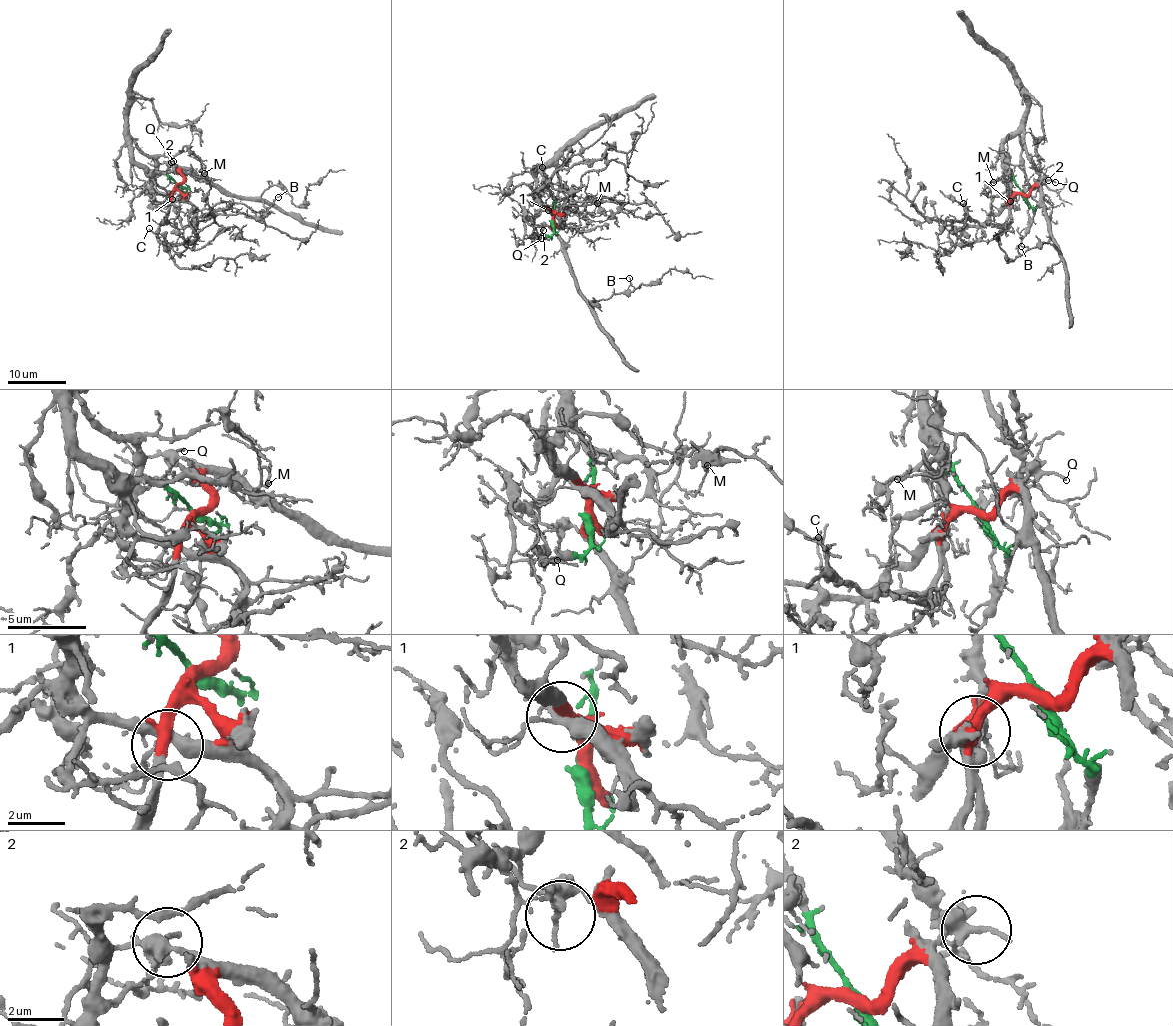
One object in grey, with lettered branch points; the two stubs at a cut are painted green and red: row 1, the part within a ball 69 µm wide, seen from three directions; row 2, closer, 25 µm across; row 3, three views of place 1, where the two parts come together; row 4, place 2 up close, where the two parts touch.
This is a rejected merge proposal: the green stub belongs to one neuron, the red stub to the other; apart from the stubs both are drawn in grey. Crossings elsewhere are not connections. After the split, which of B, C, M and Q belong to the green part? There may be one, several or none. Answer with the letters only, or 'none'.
none

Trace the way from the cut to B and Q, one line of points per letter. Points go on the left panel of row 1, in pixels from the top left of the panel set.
B: (178, 184), (185, 169), (244, 198), (283, 186), (287, 191), (277, 197)
Q: (178, 184), (182, 178), (170, 162), (174, 161)

